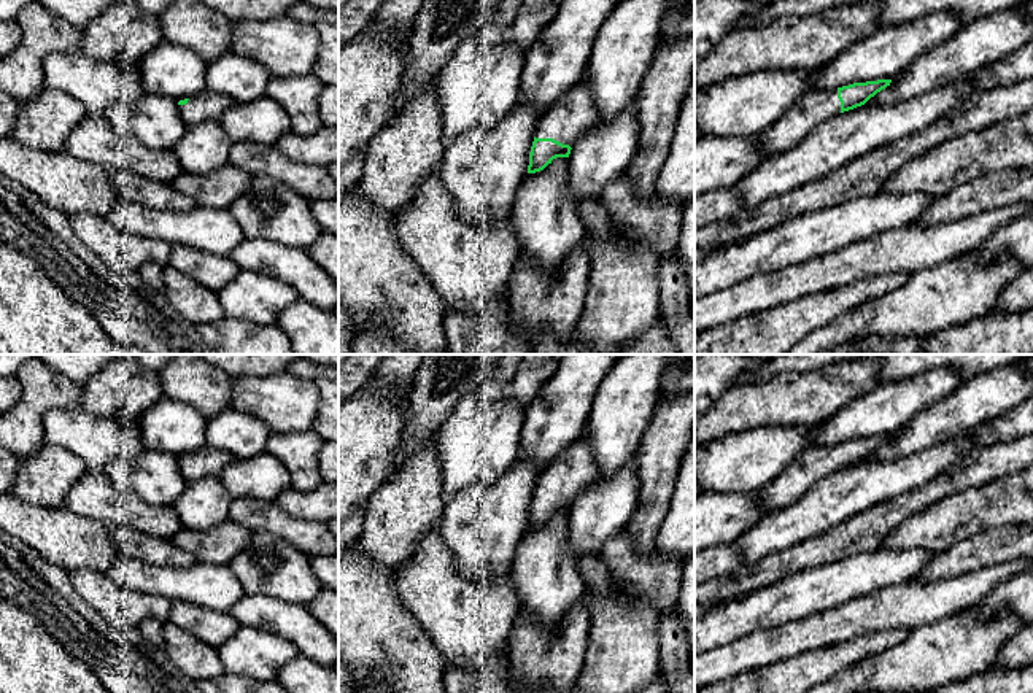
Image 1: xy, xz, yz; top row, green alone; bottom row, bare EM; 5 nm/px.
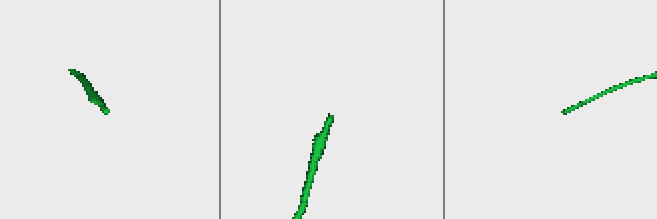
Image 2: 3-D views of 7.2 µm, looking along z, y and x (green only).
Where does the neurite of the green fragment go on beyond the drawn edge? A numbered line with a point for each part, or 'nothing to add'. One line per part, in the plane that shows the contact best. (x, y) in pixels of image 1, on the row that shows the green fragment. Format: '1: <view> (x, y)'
1: xz (574, 113)

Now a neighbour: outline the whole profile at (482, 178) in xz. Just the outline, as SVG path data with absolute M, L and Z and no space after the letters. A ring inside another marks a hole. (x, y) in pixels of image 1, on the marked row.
M516 102L494 129L474 127L445 146L439 173L462 221L488 224L510 215L516 191L528 175L537 122L537 110Z

